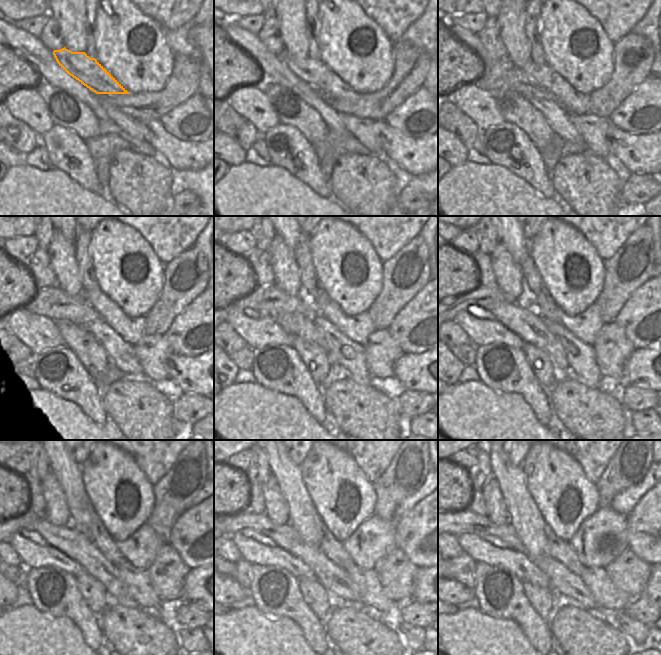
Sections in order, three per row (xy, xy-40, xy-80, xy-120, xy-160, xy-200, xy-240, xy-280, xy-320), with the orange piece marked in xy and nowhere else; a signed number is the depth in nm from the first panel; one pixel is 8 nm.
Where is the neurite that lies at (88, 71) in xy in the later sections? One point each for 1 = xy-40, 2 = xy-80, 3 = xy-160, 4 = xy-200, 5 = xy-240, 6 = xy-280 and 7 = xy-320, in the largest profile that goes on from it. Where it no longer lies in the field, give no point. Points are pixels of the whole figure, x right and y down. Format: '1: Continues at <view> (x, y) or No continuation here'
1: Continues at xy-40 (313, 72)
2: Continues at xy-80 (575, 103)
3: Continues at xy-160 (358, 328)
4: Continues at xy-200 (585, 326)
5: Continues at xy-240 (140, 549)
6: Continues at xy-280 (374, 538)
7: Continues at xy-320 (600, 538)

